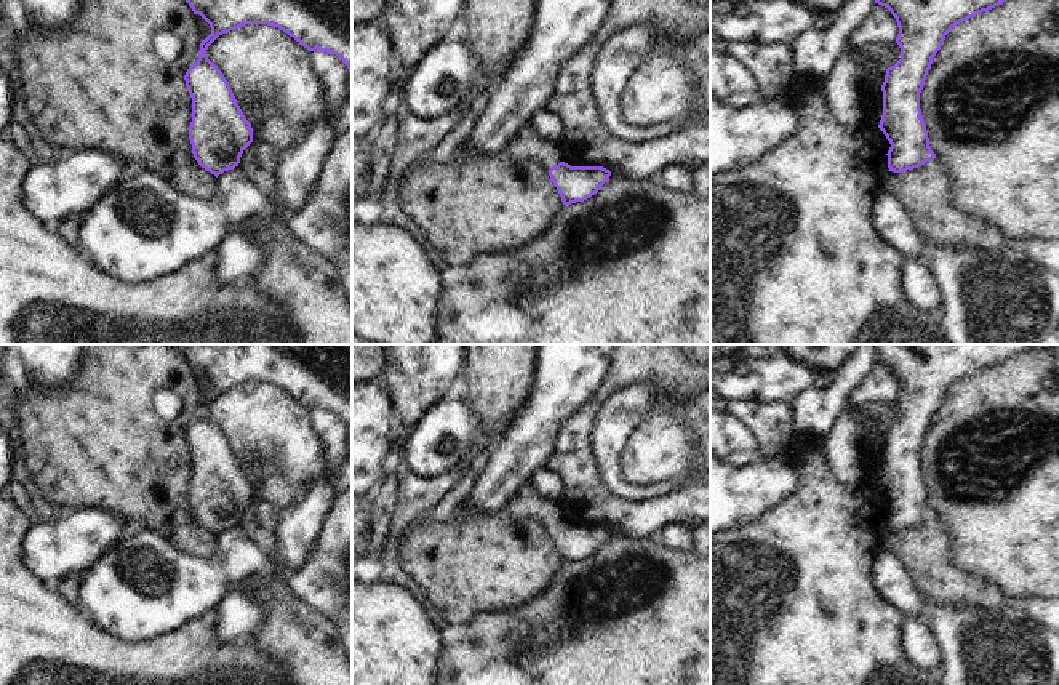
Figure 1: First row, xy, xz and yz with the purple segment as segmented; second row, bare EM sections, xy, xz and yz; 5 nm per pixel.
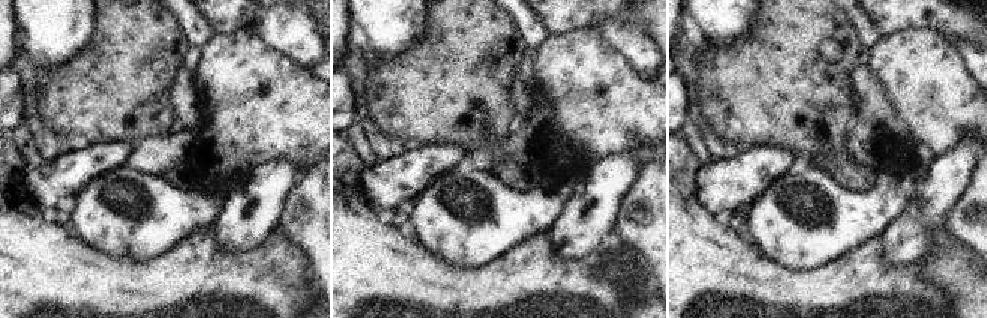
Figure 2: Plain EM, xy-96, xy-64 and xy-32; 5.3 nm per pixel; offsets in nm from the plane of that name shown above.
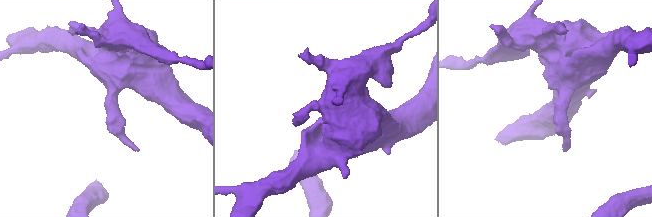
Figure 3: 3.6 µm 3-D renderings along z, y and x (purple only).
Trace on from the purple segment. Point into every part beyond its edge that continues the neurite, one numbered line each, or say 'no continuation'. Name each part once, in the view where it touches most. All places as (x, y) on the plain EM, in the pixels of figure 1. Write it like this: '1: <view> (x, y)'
1: xz (535, 506)

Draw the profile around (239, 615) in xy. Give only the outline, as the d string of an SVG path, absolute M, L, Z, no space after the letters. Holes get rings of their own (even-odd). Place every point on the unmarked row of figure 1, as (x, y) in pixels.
M243 587L230 591L214 611L216 637L222 643L250 639L264 619L262 605Z

